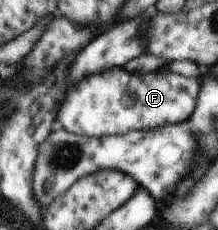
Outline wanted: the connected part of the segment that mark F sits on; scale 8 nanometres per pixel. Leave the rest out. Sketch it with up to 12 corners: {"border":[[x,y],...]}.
{"border":[[106,69],[70,85],[56,125],[101,137],[185,122],[197,81]]}

